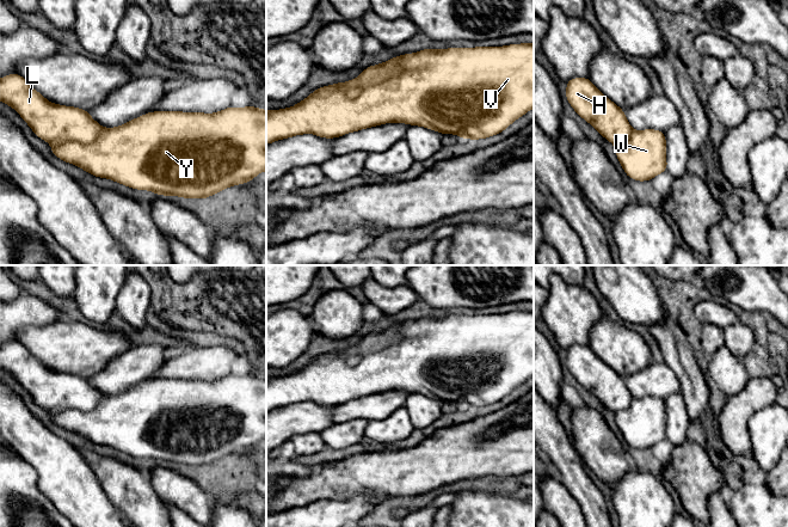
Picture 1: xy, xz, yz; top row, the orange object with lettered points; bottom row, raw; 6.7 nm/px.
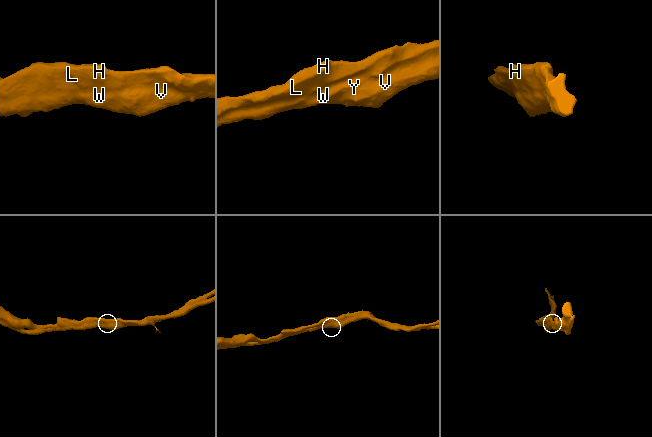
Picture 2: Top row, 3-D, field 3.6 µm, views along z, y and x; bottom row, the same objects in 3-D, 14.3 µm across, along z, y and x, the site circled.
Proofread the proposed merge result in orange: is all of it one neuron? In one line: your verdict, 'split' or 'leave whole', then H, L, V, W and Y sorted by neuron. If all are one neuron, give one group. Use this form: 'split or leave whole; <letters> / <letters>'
leave whole; H L V W Y

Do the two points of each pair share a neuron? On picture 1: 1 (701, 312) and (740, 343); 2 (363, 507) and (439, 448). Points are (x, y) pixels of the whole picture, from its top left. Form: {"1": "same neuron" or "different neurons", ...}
{"1": "same neuron", "2": "different neurons"}

